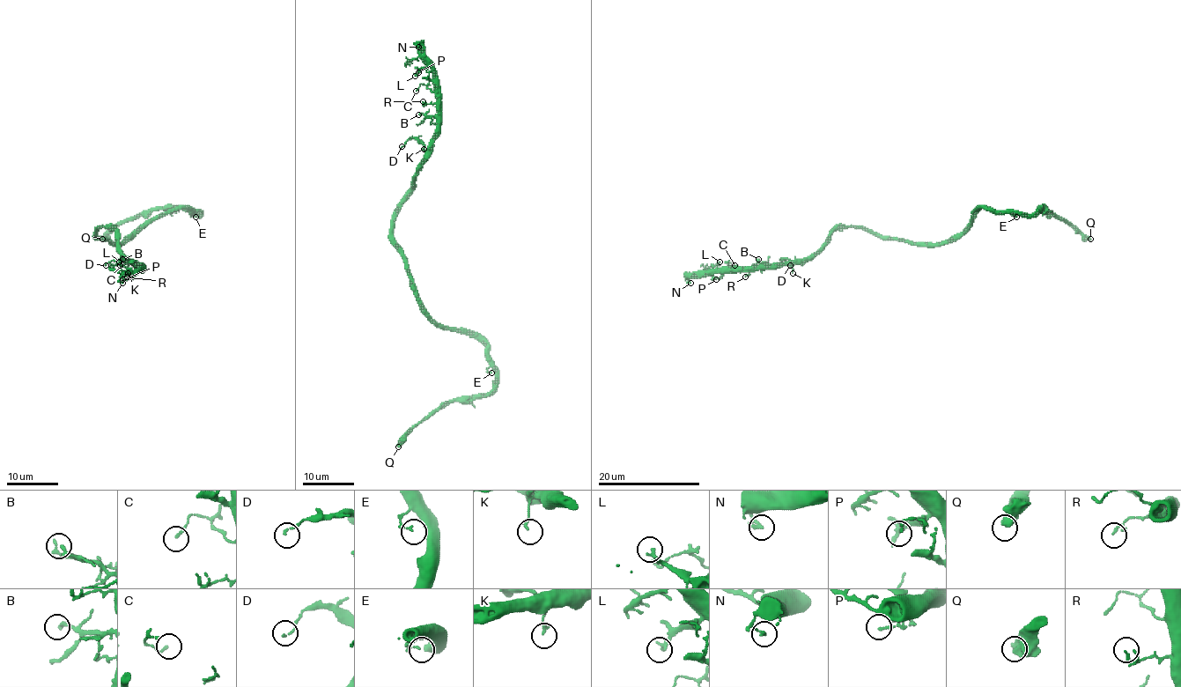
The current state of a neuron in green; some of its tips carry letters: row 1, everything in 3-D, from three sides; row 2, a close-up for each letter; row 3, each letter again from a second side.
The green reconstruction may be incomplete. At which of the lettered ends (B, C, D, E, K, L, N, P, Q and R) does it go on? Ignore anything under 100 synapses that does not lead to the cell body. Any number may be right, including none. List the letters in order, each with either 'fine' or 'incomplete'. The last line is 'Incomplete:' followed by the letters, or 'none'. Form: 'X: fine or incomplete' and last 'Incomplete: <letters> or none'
B: fine
C: fine
D: fine
E: fine
K: fine
L: fine
N: fine
P: fine
Q: incomplete
R: fine
Incomplete: Q

